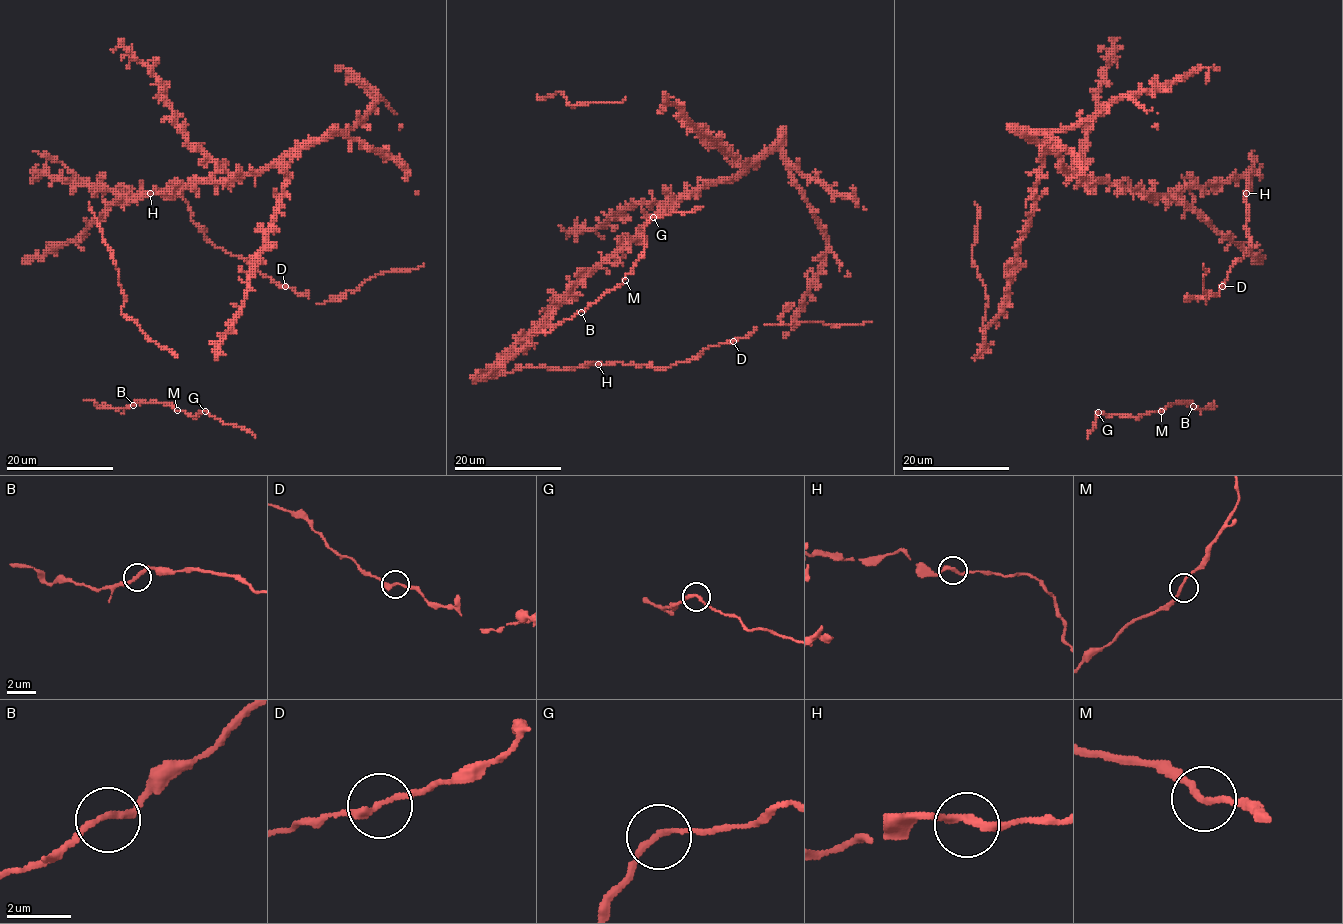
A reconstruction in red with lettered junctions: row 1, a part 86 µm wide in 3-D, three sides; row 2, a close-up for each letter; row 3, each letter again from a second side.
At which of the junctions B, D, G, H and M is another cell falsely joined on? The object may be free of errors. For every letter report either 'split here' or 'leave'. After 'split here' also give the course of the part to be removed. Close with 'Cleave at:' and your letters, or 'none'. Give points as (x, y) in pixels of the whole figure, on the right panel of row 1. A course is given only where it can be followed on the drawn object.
B: leave
D: leave
G: leave
H: leave
M: leave
Cleave at: none

